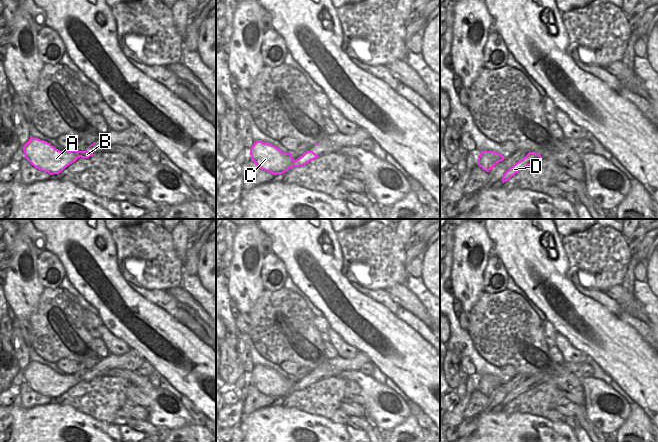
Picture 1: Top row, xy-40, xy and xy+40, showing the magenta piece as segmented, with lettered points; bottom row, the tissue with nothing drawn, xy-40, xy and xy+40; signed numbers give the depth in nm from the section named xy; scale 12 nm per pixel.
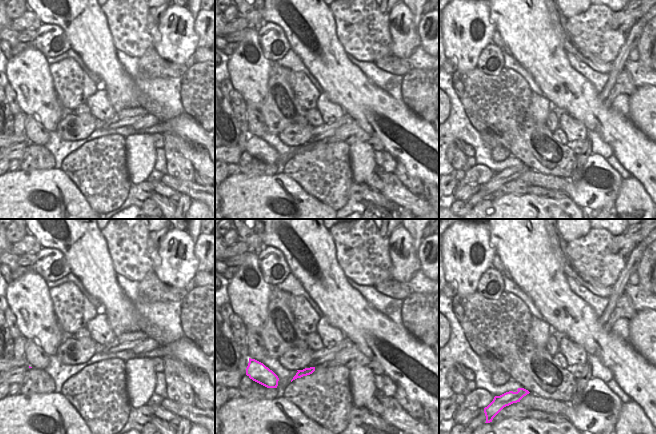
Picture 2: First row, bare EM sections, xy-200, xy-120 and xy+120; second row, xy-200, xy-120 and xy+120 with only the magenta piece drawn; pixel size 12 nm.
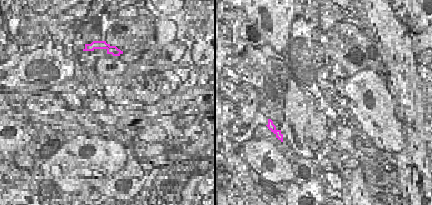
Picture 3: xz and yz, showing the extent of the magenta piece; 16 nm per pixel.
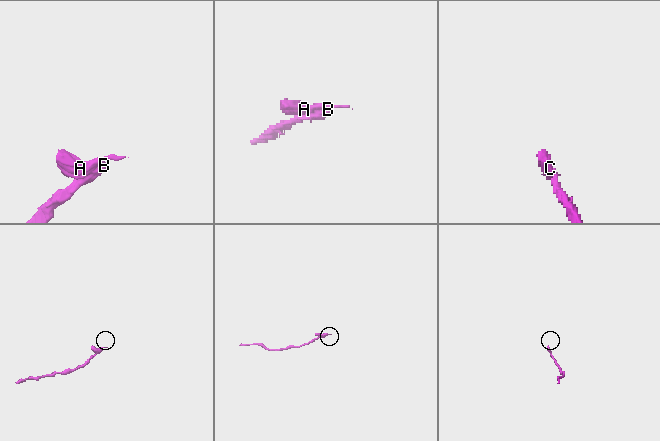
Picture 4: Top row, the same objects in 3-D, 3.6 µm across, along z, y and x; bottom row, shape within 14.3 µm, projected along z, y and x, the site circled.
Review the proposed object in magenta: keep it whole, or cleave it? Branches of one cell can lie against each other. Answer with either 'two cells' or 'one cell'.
two cells

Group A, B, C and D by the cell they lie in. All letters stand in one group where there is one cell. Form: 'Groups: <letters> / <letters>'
Groups: A C / B D.

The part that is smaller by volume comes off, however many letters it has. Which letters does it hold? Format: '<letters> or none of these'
A, C

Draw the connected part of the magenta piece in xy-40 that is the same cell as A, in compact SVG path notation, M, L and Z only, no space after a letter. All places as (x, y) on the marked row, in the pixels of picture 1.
M30 136L23 146L25 158L37 169L50 175L61 173L67 166L81 157L82 151L60 151L50 143Z

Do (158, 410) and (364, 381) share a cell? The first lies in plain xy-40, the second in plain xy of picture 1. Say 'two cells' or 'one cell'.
one cell

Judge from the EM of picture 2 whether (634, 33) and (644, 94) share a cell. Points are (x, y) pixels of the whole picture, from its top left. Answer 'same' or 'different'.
different

